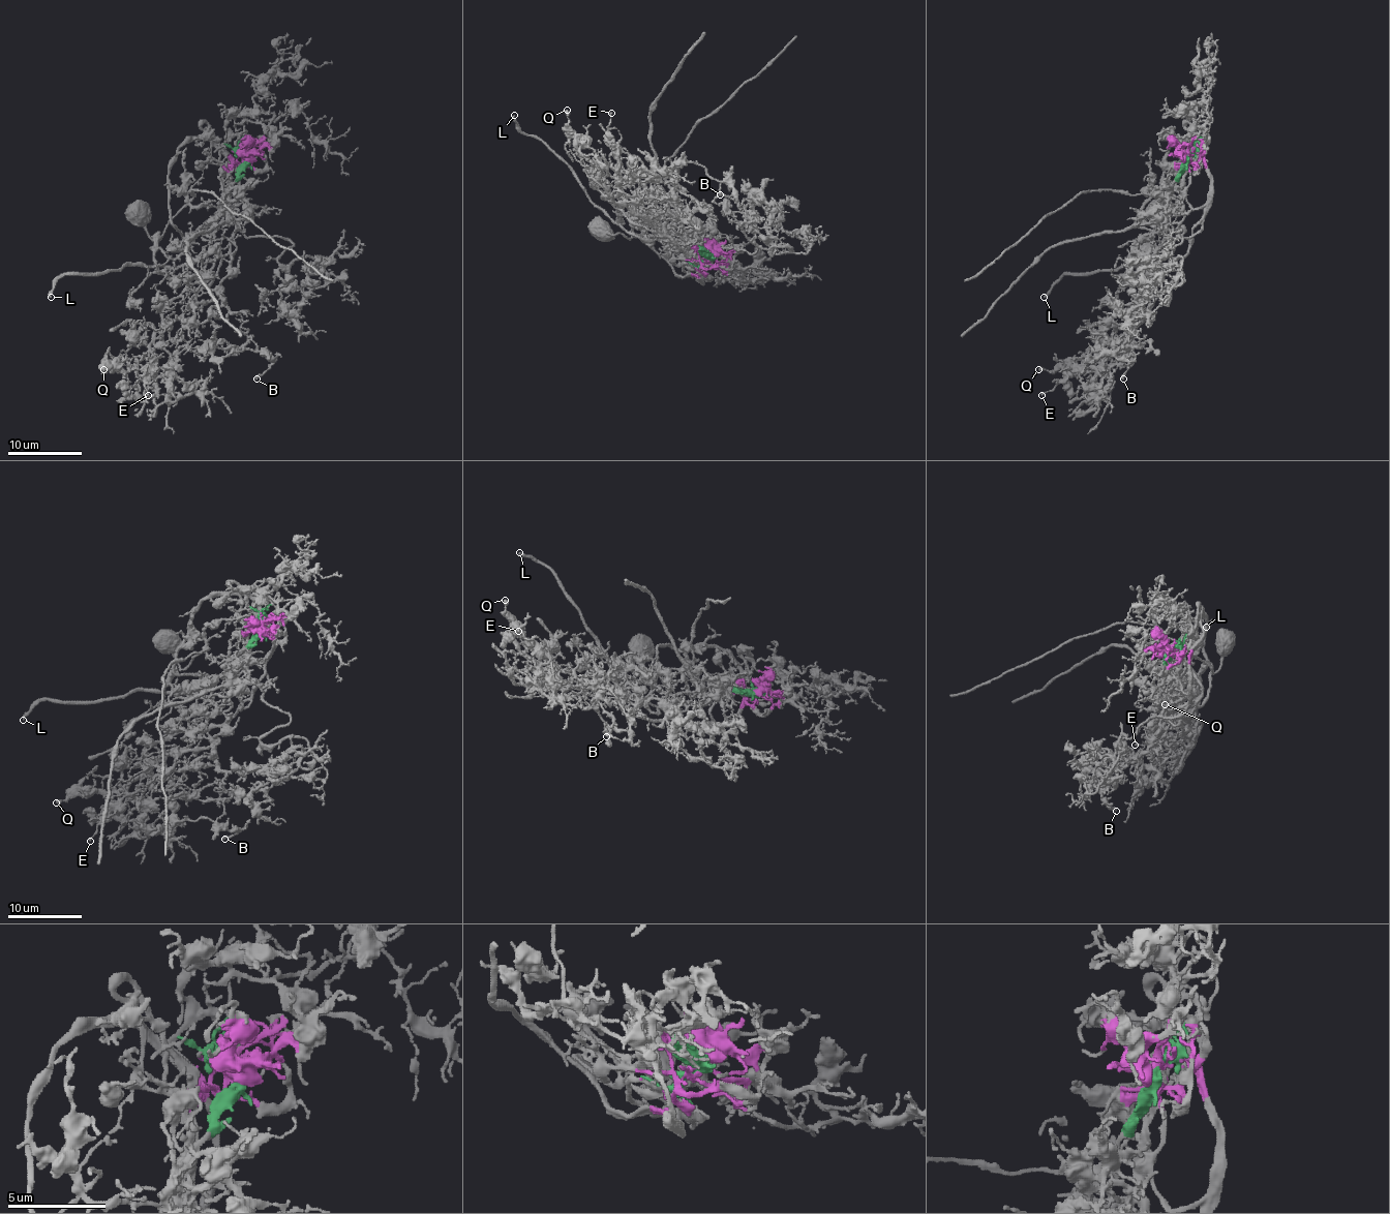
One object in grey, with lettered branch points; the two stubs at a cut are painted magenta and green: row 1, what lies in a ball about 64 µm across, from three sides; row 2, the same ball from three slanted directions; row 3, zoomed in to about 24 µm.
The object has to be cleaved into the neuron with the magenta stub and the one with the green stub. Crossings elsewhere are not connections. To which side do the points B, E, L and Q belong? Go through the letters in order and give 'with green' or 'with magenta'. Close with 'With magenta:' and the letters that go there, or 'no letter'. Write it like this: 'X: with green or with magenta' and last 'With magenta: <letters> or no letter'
B: with magenta
E: with magenta
L: with magenta
Q: with magenta
With magenta: B, E, L, Q

